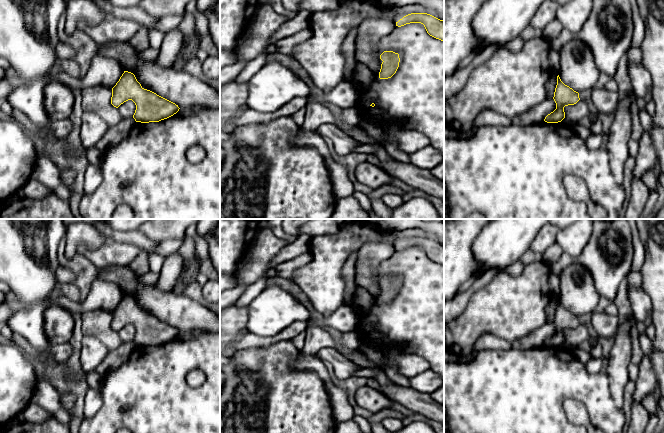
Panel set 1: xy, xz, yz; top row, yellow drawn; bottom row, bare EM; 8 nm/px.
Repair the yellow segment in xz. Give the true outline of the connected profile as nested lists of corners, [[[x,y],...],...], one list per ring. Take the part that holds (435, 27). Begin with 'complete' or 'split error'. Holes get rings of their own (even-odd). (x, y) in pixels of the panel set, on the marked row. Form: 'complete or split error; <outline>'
complete; [[[411,13],[404,16],[396,26],[401,27],[410,23],[421,23],[424,25],[427,33],[441,41],[444,41],[444,21],[427,13]]]

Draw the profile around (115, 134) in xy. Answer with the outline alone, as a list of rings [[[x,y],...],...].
[[[133,117],[122,119],[115,126],[109,127],[105,135],[96,143],[95,147],[105,152],[110,147],[120,143],[136,123]]]

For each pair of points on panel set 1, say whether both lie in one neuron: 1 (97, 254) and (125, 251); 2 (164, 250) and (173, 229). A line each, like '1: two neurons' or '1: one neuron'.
1: one neuron
2: two neurons

